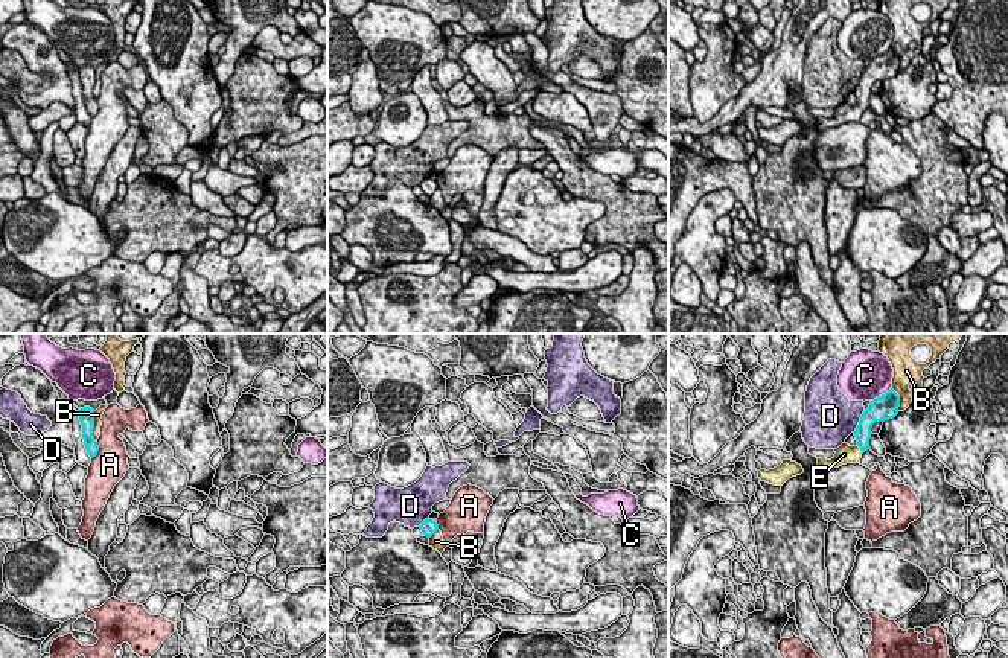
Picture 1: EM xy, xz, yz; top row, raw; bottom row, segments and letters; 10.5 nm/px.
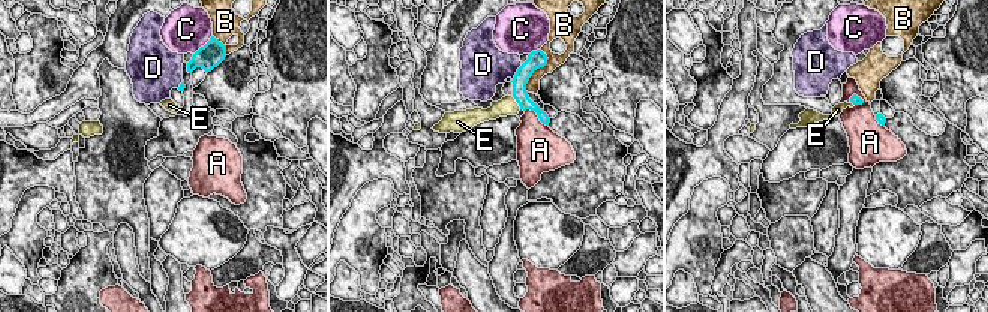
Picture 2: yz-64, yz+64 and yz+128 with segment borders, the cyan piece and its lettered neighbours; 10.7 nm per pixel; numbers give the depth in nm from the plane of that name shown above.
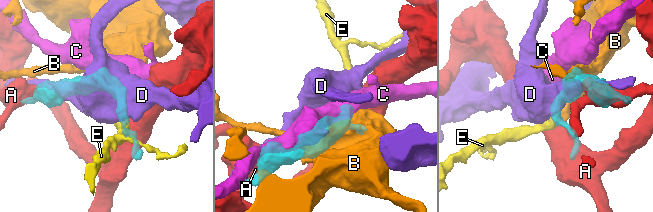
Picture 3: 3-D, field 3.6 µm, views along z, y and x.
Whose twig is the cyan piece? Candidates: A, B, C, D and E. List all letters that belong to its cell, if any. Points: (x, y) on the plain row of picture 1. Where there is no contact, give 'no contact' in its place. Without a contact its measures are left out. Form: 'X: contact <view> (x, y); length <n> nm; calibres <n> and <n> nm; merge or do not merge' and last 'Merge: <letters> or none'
A: contact xy (98, 110); length 200 nm; calibres 130 and 360 nm; do not merge
B: contact xy (93, 86); length 340 nm; calibres 160 and 100 nm; do not merge
C: contact yz (882, 54); length 260 nm; calibres 280 and 480 nm; do not merge
D: contact yz (861, 79); length 280 nm; calibres 240 and 440 nm; do not merge
E: contact yz (861, 108); length 110 nm; calibres 170 and 190 nm; merge
Merge: E

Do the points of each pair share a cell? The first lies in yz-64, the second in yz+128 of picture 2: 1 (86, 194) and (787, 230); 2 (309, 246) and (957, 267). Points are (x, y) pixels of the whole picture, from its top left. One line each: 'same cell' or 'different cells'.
1: different cells
2: same cell

